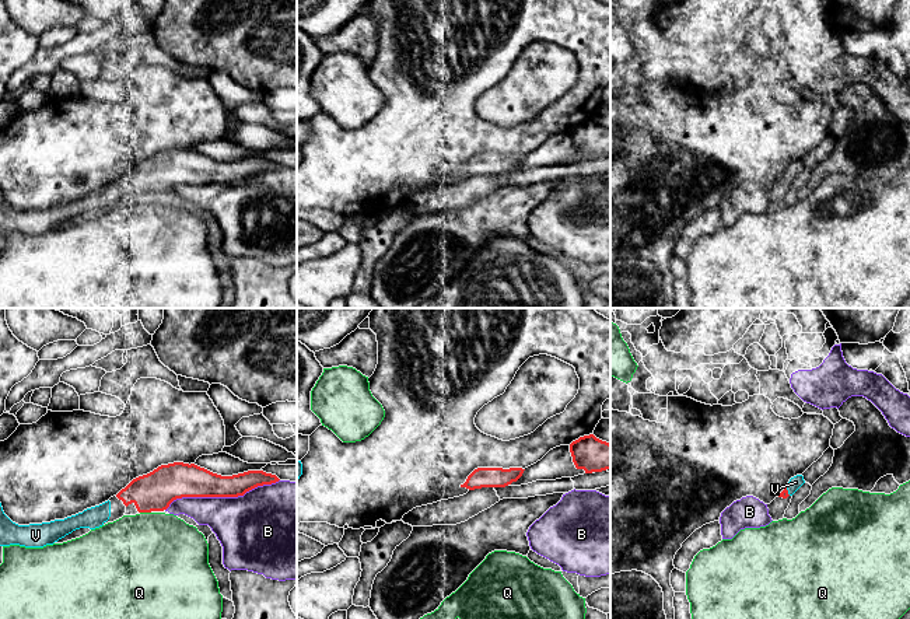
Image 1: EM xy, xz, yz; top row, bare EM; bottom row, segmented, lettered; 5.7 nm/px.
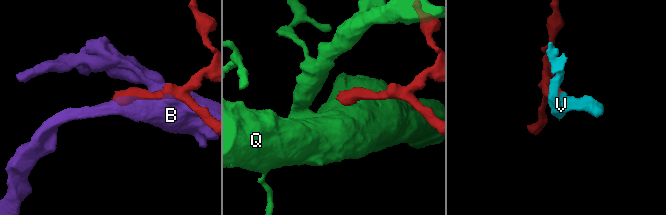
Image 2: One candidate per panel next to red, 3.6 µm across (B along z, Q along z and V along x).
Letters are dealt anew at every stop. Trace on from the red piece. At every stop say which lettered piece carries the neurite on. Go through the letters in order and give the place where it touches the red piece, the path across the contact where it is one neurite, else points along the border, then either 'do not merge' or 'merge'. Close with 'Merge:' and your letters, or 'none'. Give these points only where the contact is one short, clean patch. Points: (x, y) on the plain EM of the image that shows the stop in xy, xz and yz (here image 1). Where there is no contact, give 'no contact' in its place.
B: contact xy (221, 182); do not merge
Q: contact xy (146, 198); do not merge
V: contact yz (787, 178); merge
Merge: V

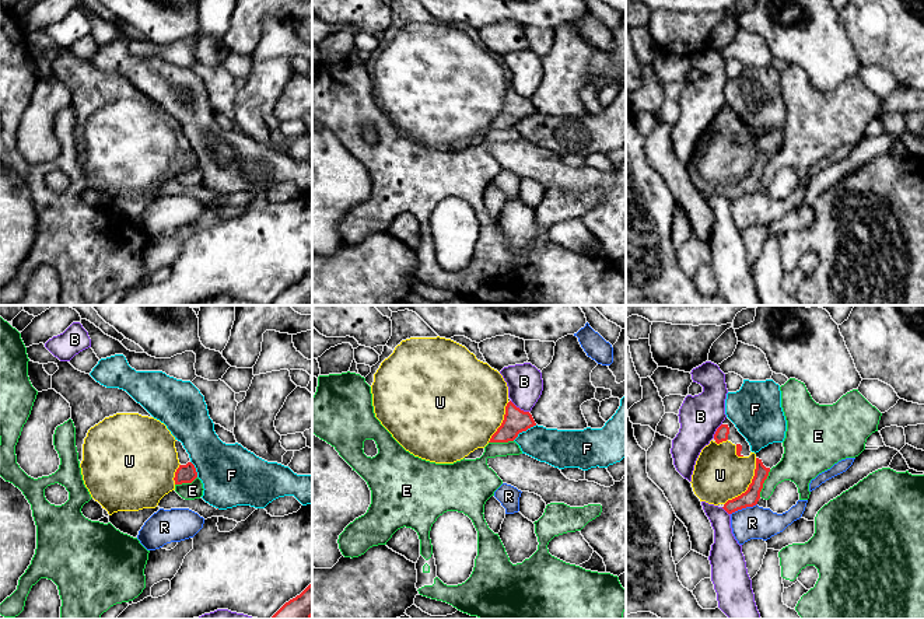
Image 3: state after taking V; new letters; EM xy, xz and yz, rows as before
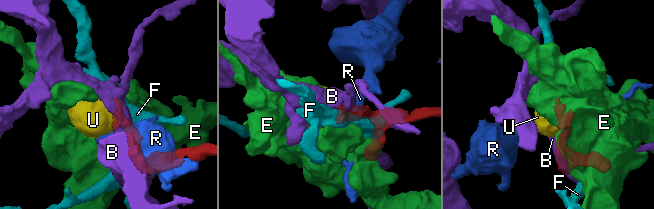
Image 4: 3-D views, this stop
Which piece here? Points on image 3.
B: contact xz (518, 94); do not merge
E: contact yz (763, 168); do not merge
F: contact xz (524, 116); do not merge
R: contact yz (744, 193); border yz (756, 189), (738, 195), (731, 200); do not merge
U: contact yz (749, 171); way yz (751, 184), (749, 171), (720, 161); merge
Merge: U

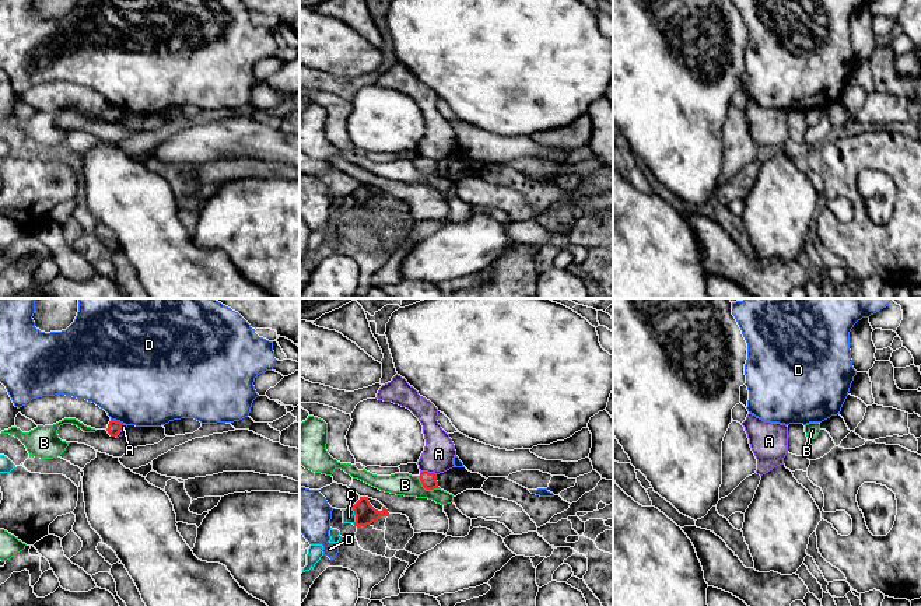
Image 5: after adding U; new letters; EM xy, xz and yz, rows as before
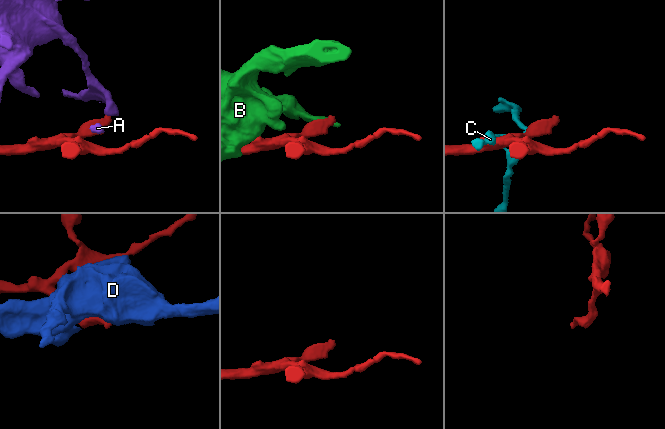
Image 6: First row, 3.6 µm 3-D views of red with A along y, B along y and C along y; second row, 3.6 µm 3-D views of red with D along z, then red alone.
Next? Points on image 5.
A: contact xz (427, 158); border xz (420, 158), (433, 158), (436, 161); do not merge
B: contact xz (426, 175); do not merge
C: contact xz (354, 200); do not merge
D: contact xy (118, 108); do not merge
Merge: none

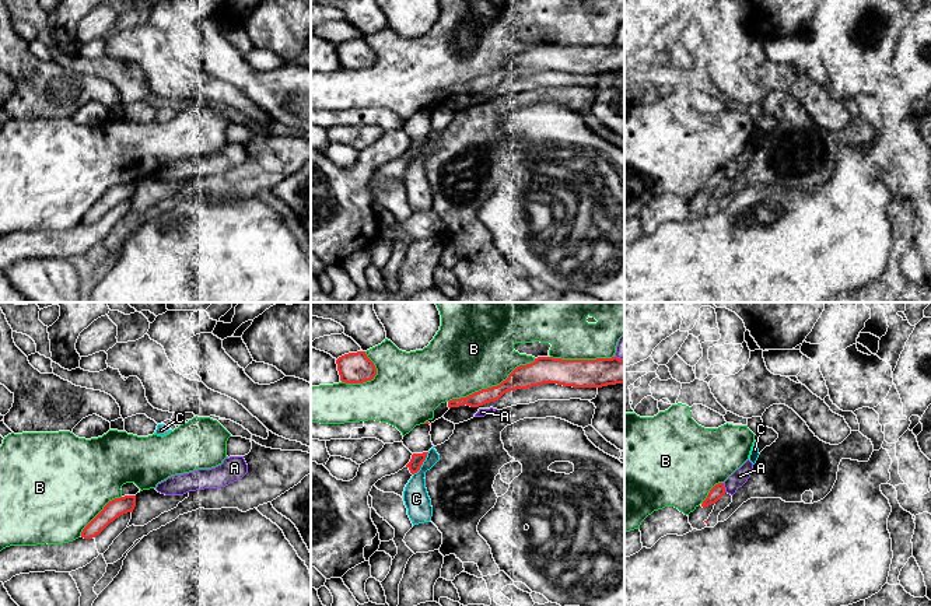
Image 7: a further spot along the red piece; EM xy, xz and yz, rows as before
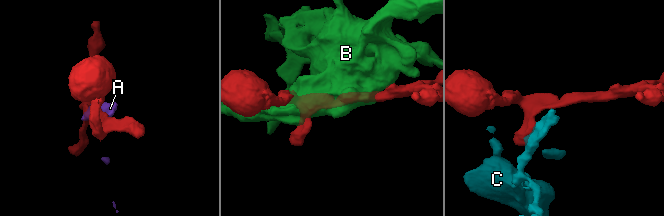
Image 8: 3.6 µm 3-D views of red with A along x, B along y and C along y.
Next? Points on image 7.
A: contact yz (724, 174); do not merge
B: contact xz (492, 73); do not merge
C: contact xz (422, 150); border xz (429, 139), (422, 153), (413, 161); do not merge
Merge: none

